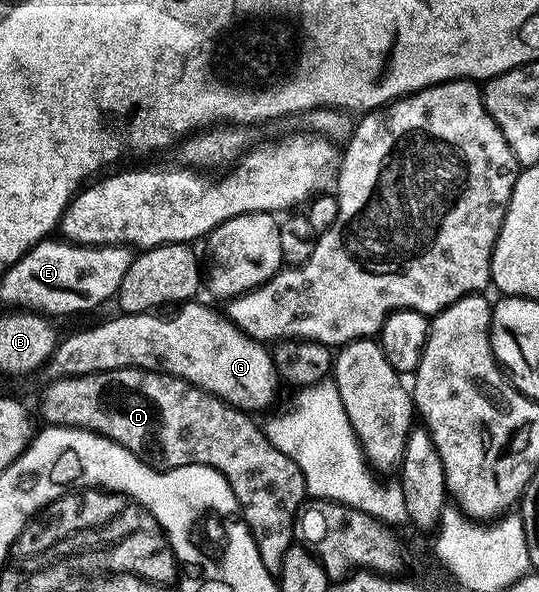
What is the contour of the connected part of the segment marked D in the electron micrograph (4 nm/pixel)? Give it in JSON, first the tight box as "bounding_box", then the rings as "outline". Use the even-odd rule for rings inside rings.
{"bounding_box":[41,368,307,573],"outline":[[[116,368],[86,376],[64,376],[61,380],[49,380],[41,396],[41,416],[49,426],[85,428],[108,440],[122,444],[146,464],[162,470],[178,468],[180,464],[211,466],[227,478],[235,494],[241,514],[255,538],[259,558],[271,573],[278,573],[283,566],[283,554],[295,542],[295,525],[306,503],[307,495],[303,474],[299,466],[266,438],[262,425],[256,424],[250,413],[232,408],[218,396],[204,392],[196,384],[188,384],[168,372],[149,372],[145,368]]]}

